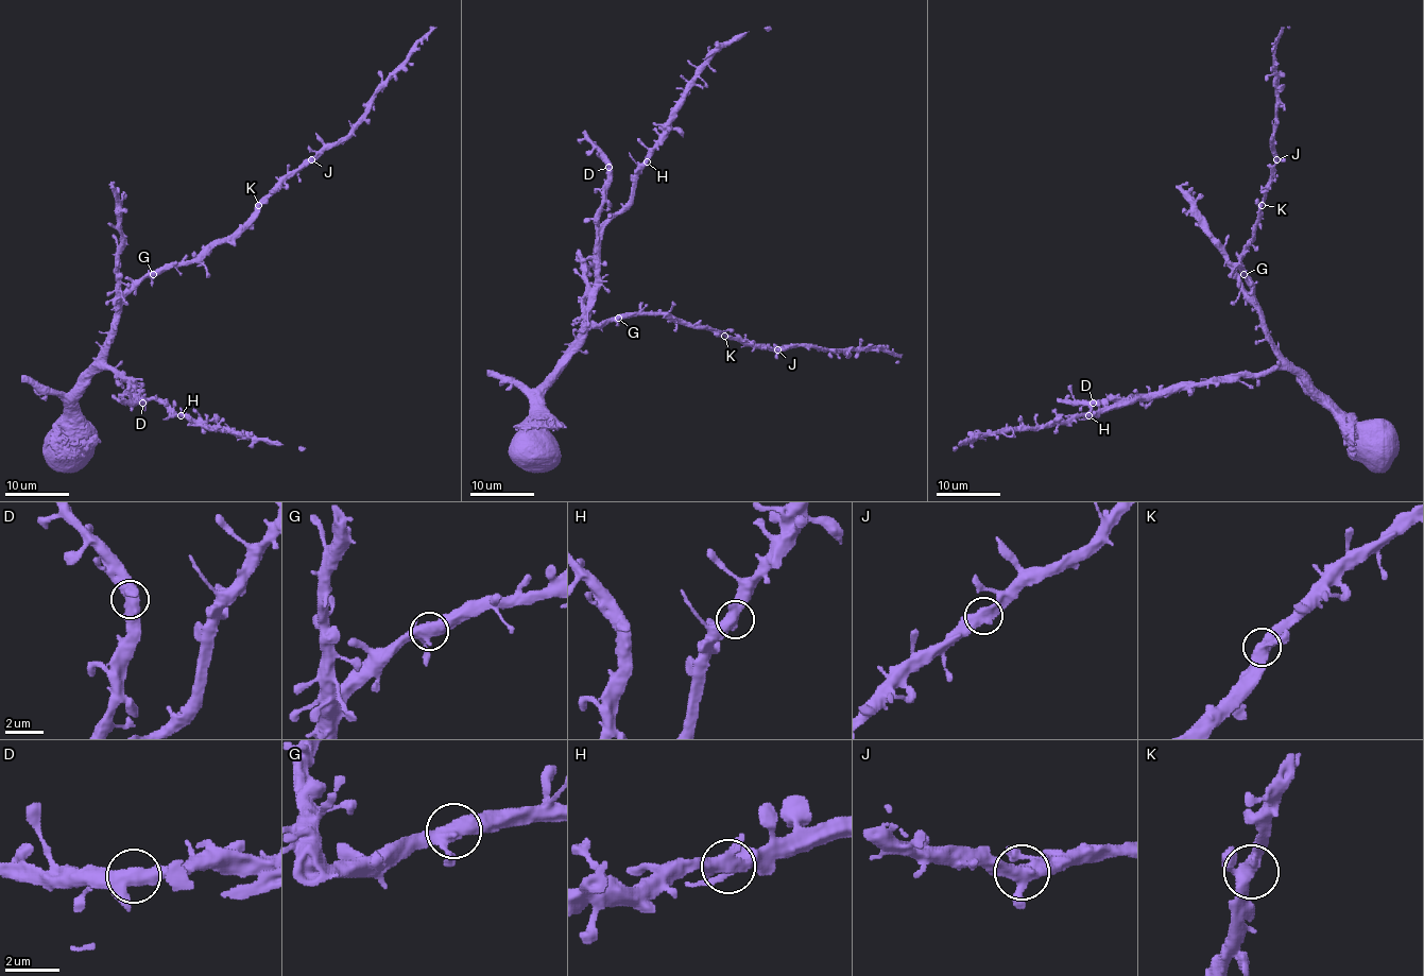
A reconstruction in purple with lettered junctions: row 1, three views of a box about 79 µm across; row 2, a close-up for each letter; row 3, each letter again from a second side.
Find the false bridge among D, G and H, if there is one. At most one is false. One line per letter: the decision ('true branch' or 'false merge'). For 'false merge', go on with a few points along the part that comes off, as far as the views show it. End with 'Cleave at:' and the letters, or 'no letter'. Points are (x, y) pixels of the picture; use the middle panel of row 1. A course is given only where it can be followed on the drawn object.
D: true branch
G: true branch
H: true branch
Cleave at: no letter

